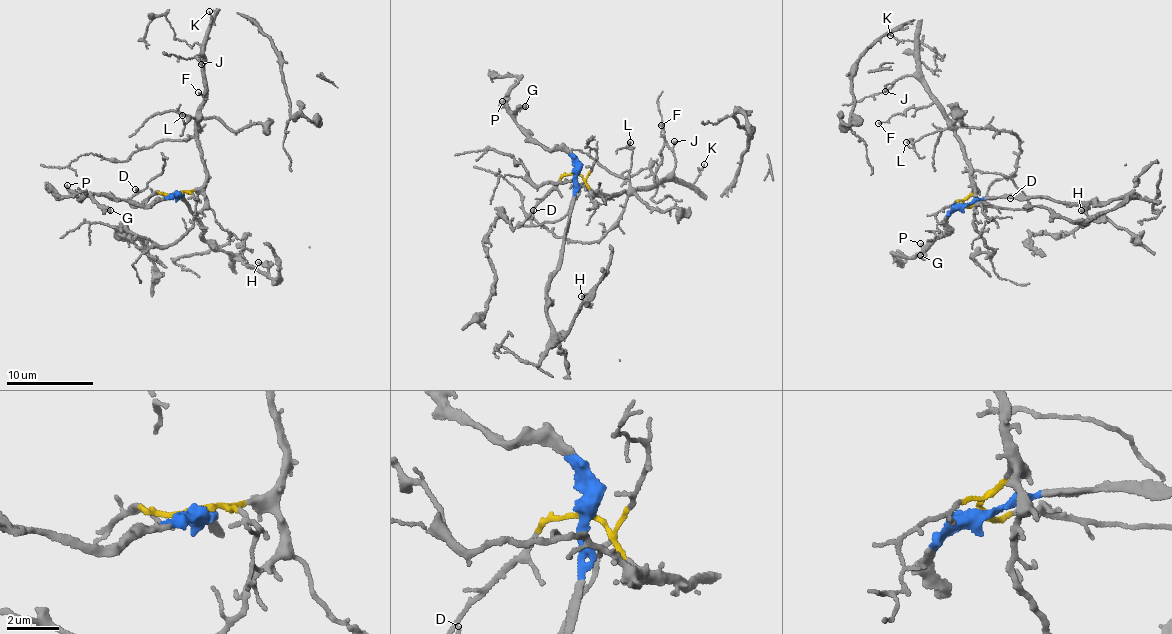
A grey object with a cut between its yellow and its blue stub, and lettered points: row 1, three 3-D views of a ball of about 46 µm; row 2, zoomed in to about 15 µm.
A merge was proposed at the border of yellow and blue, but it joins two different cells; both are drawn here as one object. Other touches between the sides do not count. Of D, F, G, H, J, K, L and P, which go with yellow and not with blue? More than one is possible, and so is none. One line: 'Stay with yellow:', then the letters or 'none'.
Stay with yellow: D, F, J, K, L

